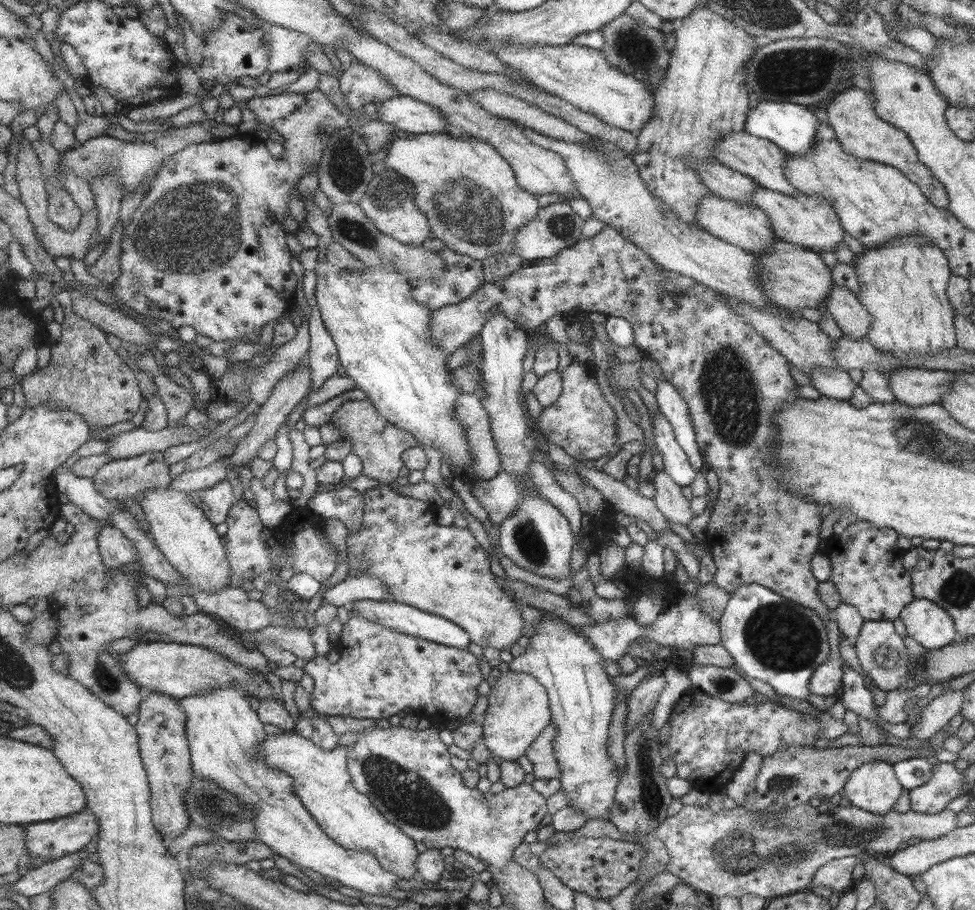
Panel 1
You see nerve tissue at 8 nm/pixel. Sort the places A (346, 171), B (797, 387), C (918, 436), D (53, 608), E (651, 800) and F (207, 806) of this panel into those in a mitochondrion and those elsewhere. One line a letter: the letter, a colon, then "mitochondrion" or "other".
A: mitochondrion
B: other
C: mitochondrion
D: other
E: mitochondrion
F: mitochondrion

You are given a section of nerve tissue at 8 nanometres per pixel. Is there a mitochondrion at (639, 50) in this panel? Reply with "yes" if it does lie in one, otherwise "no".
yes

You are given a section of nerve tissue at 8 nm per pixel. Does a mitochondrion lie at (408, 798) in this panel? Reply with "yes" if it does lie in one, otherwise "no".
yes

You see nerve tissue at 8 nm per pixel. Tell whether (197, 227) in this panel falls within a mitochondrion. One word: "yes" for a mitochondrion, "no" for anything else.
yes

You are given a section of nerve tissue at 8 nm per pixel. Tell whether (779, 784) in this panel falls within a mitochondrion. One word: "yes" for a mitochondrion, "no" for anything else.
yes

